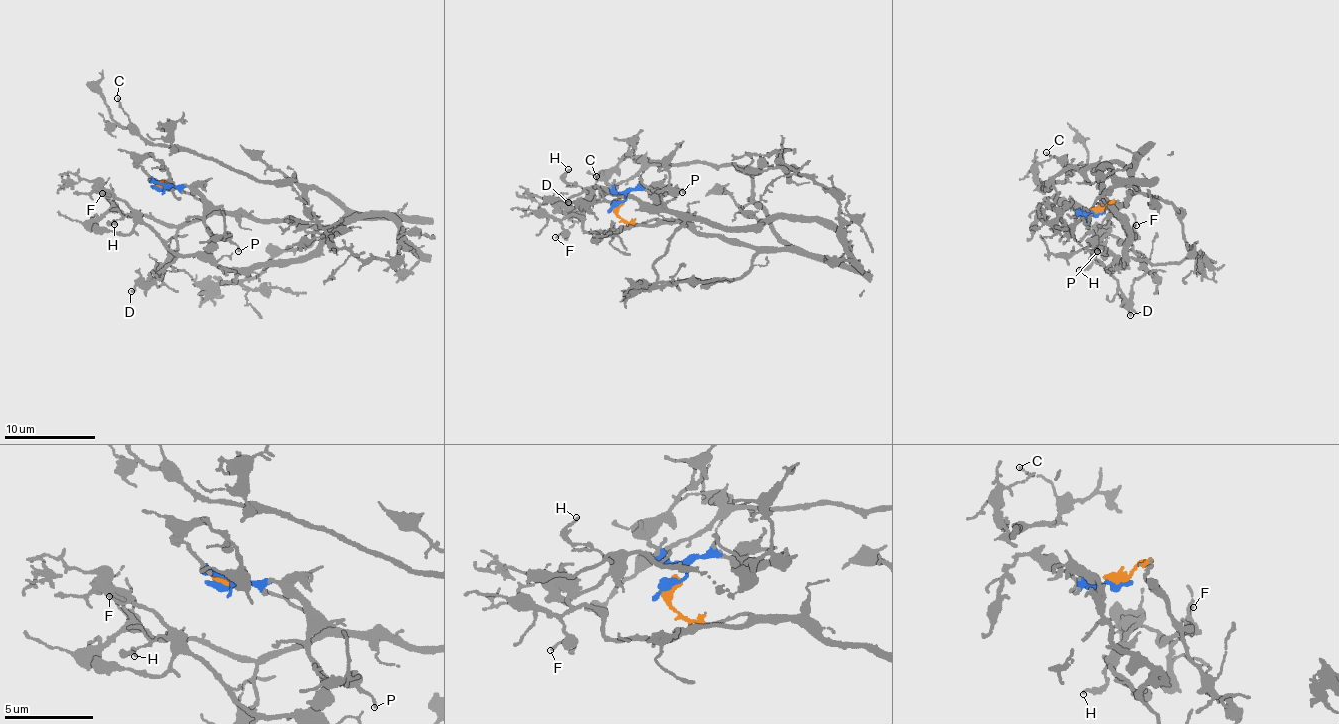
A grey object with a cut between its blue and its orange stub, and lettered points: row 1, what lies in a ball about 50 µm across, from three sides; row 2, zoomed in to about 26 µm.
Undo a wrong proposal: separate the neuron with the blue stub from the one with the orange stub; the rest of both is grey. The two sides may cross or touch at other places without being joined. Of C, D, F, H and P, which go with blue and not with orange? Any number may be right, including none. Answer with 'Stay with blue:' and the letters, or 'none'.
Stay with blue: D, H, P

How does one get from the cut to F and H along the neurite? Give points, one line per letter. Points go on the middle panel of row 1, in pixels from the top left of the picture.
F: (617, 204), (625, 220), (659, 221), (608, 233), (585, 231), (579, 219), (569, 215), (554, 238)
H: (617, 204), (632, 189), (659, 193), (650, 205), (622, 198), (601, 187), (587, 191), (565, 179), (569, 169)

